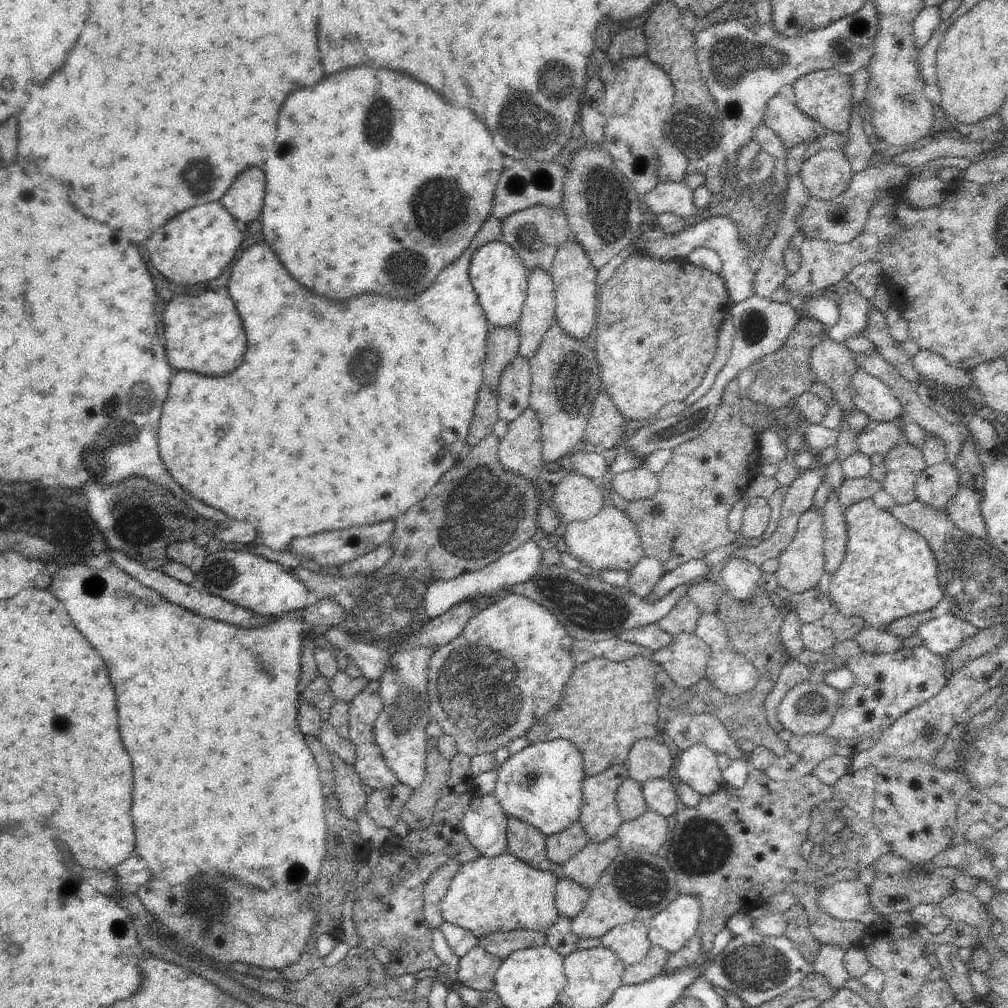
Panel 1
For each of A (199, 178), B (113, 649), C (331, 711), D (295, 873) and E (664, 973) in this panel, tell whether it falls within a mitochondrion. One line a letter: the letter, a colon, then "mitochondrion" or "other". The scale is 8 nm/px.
A: mitochondrion
B: other
C: other
D: mitochondrion
E: other

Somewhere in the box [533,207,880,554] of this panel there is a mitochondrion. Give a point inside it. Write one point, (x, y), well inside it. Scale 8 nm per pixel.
(752, 325)

